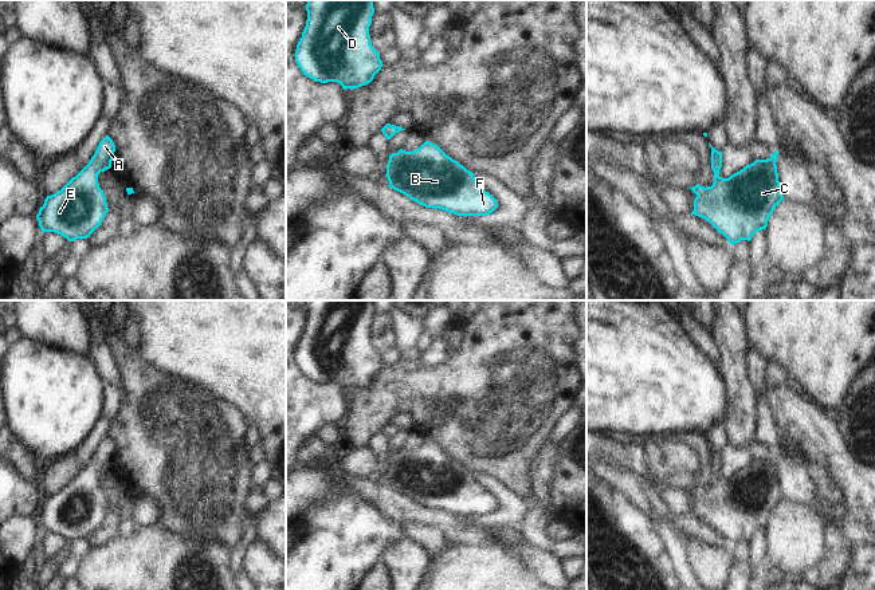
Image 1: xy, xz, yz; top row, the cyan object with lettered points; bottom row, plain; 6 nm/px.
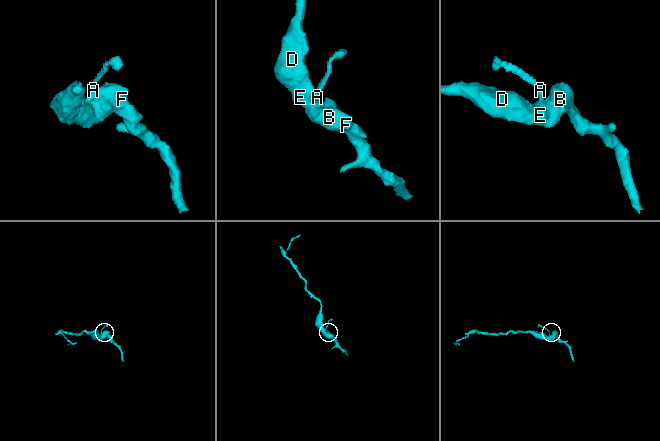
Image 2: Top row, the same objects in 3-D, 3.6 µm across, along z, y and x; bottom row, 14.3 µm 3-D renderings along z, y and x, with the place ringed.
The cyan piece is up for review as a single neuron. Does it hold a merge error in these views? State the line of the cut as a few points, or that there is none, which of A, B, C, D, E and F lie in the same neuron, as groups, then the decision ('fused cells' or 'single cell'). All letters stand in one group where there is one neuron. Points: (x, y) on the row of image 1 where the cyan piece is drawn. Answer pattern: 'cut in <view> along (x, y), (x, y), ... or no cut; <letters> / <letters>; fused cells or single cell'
no cut; A B C D E F; single cell

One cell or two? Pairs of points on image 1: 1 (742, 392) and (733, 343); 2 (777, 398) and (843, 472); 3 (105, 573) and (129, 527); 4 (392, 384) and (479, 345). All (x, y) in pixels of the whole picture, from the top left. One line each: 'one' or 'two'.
1: one
2: one
3: two
4: one

